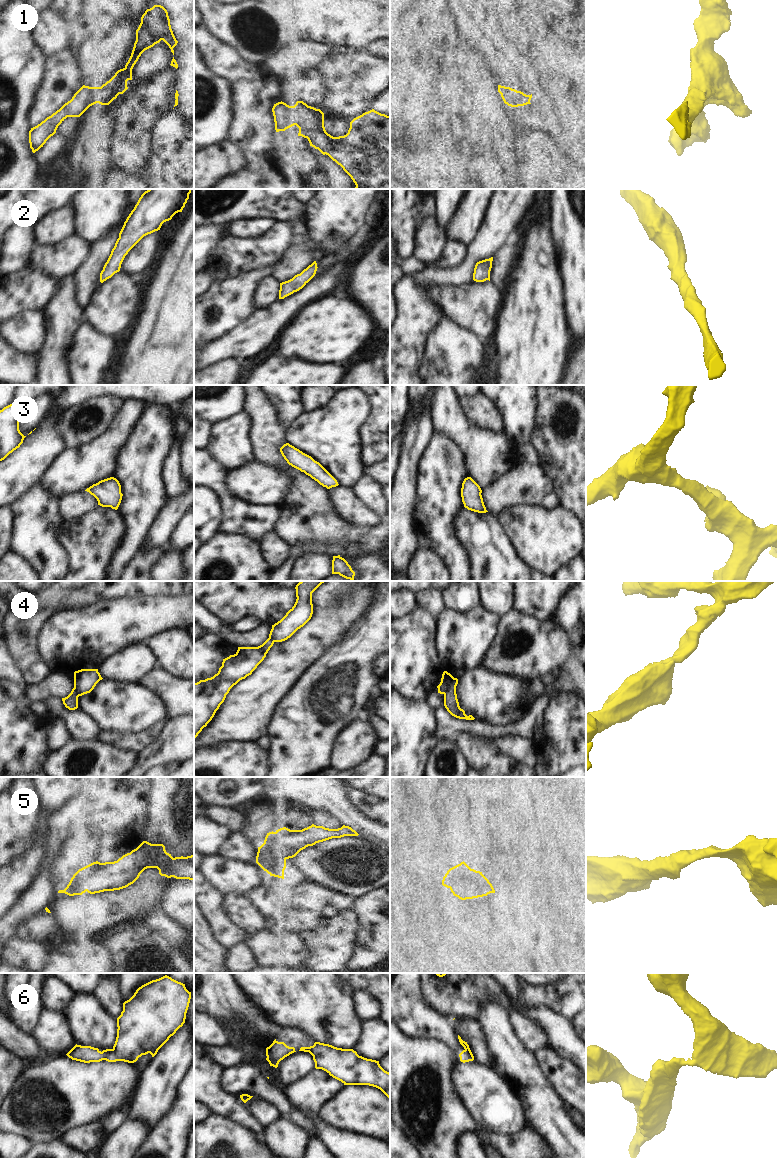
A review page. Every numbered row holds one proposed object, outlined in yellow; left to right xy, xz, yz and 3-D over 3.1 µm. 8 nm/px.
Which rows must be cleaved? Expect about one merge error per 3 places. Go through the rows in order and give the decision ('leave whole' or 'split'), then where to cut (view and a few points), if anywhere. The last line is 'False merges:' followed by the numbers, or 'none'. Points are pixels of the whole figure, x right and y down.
1: leave whole; no cut
2: leave whole; no cut
3: leave whole; no cut
4: split; cut in yz along (454, 678), (444, 694)
5: leave whole; no cut
6: split; cut in xy along (112, 1049), (117, 1060)
False merges: 4, 6

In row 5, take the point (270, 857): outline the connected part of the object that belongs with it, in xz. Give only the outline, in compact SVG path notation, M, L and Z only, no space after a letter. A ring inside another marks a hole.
M311 826L302 830L286 827L267 833L264 843L258 847L256 863L270 876L284 879L286 860L295 857L301 850L316 843L344 836L358 836L349 826L338 829Z

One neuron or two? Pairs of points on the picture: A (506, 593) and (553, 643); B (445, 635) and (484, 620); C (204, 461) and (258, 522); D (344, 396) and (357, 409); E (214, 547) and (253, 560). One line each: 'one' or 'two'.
A: two
B: one
C: one
D: one
E: one

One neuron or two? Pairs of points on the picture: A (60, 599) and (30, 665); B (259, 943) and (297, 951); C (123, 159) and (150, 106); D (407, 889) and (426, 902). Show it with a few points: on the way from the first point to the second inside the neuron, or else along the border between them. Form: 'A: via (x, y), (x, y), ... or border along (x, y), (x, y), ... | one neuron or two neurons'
A: via (43, 615), (41, 621), (30, 632), (30, 648) | one neuron
B: via (268, 947), (271, 949), (288, 949) | one neuron
C: via (133, 146), (134, 129), (137, 119) | one neuron
D: border along (417, 893), (414, 896) | two neurons

